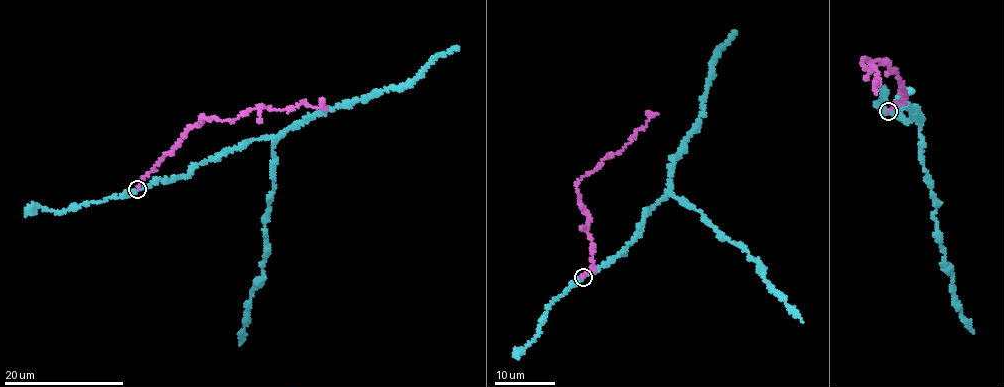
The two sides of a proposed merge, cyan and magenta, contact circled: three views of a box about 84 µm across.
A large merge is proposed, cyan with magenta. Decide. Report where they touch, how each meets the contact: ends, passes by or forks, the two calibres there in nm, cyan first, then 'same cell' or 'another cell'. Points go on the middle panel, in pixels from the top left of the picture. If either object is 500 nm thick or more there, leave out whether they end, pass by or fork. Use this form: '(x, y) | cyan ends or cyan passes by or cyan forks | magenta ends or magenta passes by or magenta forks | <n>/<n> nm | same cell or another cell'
(583, 277) | cyan passes by | magenta ends | 240/150 nm | another cell

